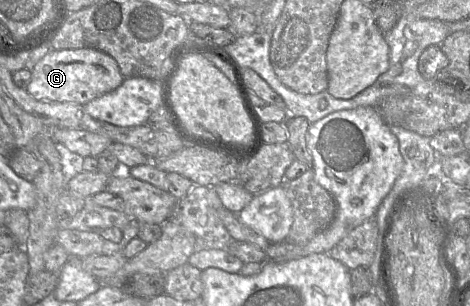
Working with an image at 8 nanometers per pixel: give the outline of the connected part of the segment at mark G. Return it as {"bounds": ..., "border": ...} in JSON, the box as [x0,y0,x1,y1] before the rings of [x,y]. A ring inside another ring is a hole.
{"bounds":[26,48,123,105],"border":[[[93,48],[52,49],[34,65],[26,91],[37,100],[85,105],[117,89],[123,80],[118,63],[105,52]]]}

